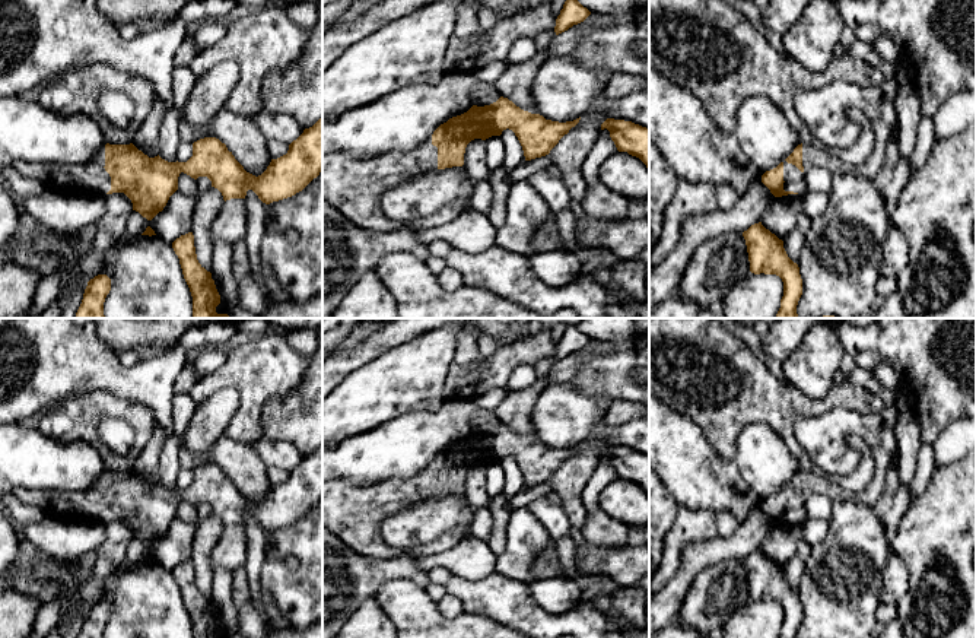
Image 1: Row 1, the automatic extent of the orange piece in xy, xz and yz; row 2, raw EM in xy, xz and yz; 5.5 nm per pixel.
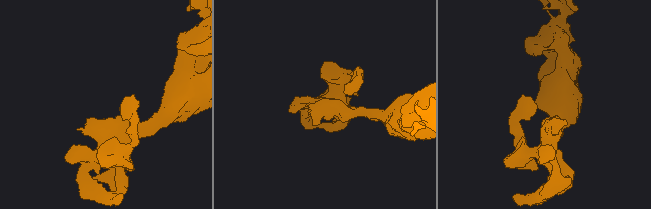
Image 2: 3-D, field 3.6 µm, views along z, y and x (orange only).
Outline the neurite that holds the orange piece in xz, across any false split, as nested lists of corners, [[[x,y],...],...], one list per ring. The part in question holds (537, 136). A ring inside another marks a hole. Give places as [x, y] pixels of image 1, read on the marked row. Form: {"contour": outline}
{"contour": [[[500,96],[490,105],[473,105],[467,112],[449,118],[425,143],[410,152],[388,152],[366,161],[355,159],[346,153],[324,155],[322,200],[338,209],[359,228],[369,232],[391,232],[398,229],[401,223],[388,218],[381,209],[381,196],[387,190],[438,169],[462,166],[465,147],[471,140],[500,136],[506,128],[512,130],[518,137],[525,161],[546,156],[579,120],[581,117],[566,123],[546,120],[543,115],[524,111],[508,98]]]}

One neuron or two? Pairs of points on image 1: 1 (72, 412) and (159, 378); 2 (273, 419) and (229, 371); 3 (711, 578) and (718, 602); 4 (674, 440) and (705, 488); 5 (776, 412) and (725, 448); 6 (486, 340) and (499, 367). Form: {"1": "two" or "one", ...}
{"1": "two", "2": "two", "3": "one", "4": "one", "5": "one", "6": "two"}

